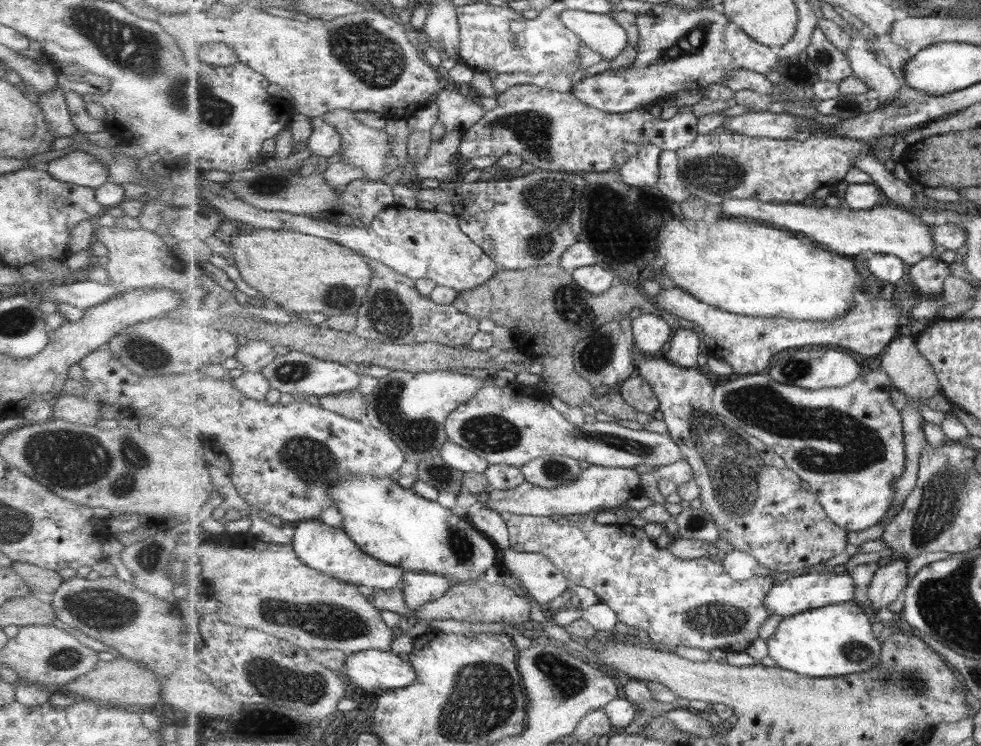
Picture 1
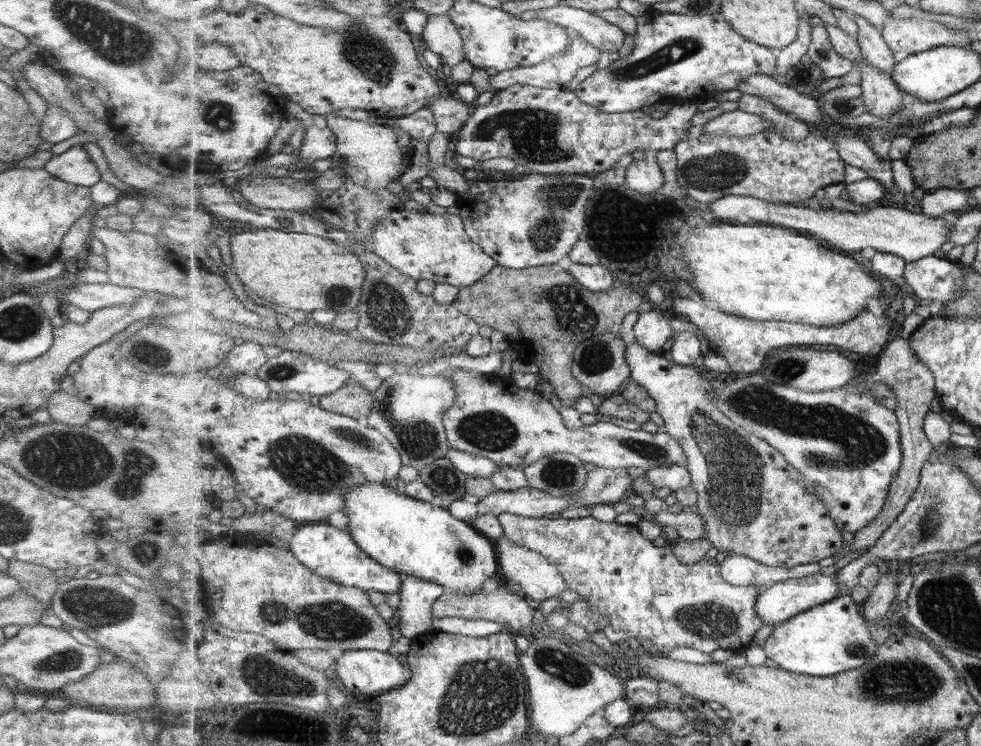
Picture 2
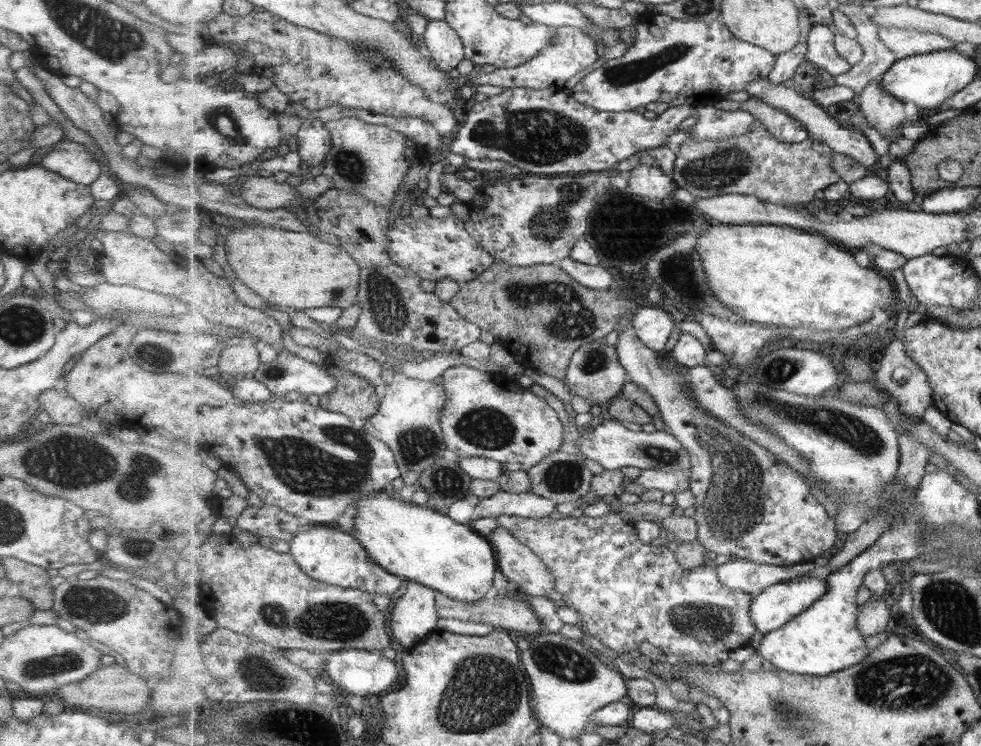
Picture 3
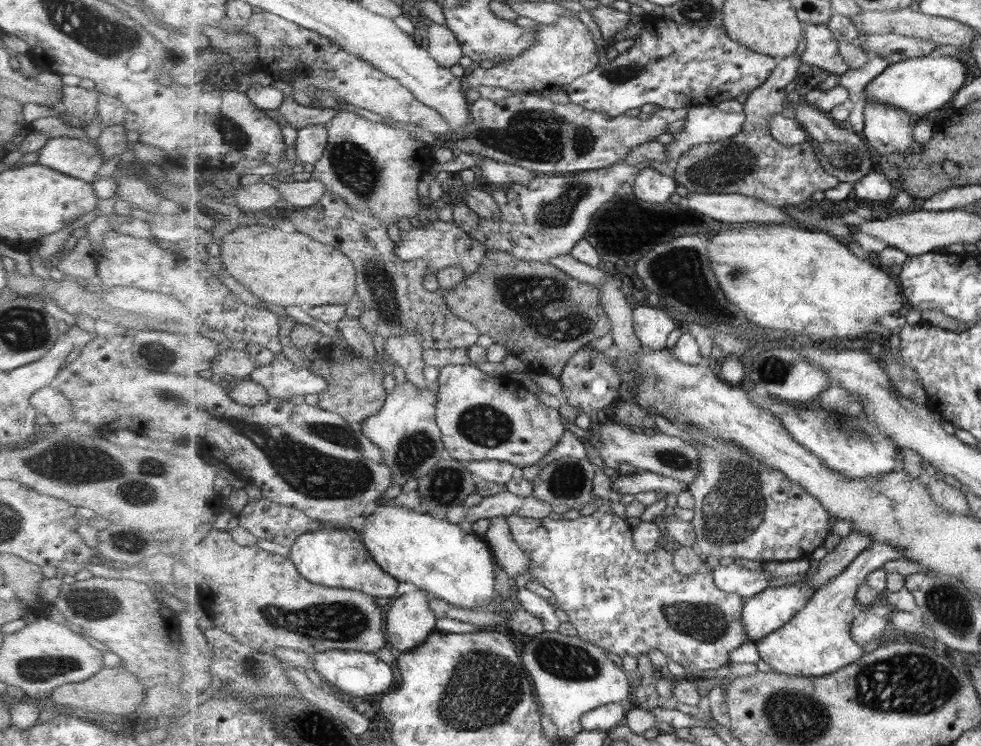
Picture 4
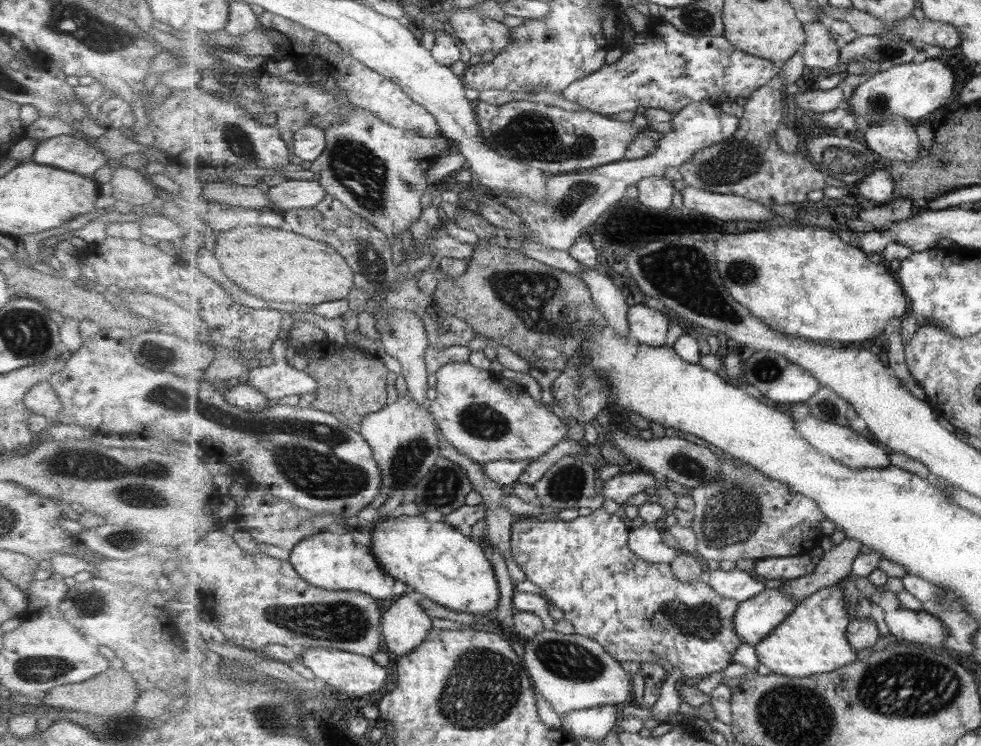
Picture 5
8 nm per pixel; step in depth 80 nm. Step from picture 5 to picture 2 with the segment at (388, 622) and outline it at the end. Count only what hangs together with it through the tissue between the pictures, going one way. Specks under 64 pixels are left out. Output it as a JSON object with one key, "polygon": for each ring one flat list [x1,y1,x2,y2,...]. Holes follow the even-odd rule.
{"polygon":[[401,574,401,576,403,576,402,587,400,588,402,599,399,608,394,614,394,625,396,625,401,635,412,641,418,634,423,634,425,631,434,628,434,604,445,592,446,588,418,576,409,574]]}

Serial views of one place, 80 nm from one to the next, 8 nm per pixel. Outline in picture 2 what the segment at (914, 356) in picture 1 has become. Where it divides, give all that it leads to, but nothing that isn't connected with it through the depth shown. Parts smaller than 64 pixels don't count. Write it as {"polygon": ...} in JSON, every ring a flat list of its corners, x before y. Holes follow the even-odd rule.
{"polygon":[[899,337,888,344,880,354,876,366,876,378,887,384,895,391,897,406,893,409,900,421,901,446,904,452,904,460,900,471,896,474,888,494,885,506,879,516,871,521,865,528,854,533,854,541,850,544,850,552,859,552,863,548,872,547,883,533,897,520,897,517,905,510,906,504,911,500,912,494,920,485,923,467,929,462,933,454,933,444,923,432,923,420,931,411,931,402,938,398,936,391,935,375,927,368,927,365,915,355,909,340]]}

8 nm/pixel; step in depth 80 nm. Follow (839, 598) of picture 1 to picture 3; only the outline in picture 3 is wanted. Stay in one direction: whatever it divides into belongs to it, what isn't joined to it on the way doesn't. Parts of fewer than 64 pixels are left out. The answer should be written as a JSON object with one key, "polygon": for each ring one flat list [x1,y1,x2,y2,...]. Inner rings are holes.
{"polygon":[[804,576,801,579,793,578,783,583,774,584,766,588,759,596,754,597,751,606,753,622,756,624,757,630,763,635,776,631,812,607,823,595,826,595,827,591,827,580,814,577]]}

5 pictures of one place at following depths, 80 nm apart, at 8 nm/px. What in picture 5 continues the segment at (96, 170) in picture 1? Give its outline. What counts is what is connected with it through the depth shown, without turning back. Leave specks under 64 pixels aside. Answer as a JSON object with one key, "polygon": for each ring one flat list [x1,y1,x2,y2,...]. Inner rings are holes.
{"polygon":[[59,135,40,140,35,145,30,160,35,164,51,165,53,168,89,178,92,178,97,168,108,163,102,153,73,135]]}

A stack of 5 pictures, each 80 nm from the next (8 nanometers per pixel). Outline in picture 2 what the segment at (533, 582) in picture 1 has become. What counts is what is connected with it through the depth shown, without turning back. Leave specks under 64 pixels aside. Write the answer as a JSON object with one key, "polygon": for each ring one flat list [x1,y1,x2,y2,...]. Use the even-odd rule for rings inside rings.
{"polygon":[[506,535,495,540,495,545,500,562,500,573,504,574,507,580,519,584,524,590,525,596,534,604,549,600,549,598,555,598,565,588,568,588,568,583,563,578,559,568,549,563,549,559,546,556,526,546,519,546]]}

